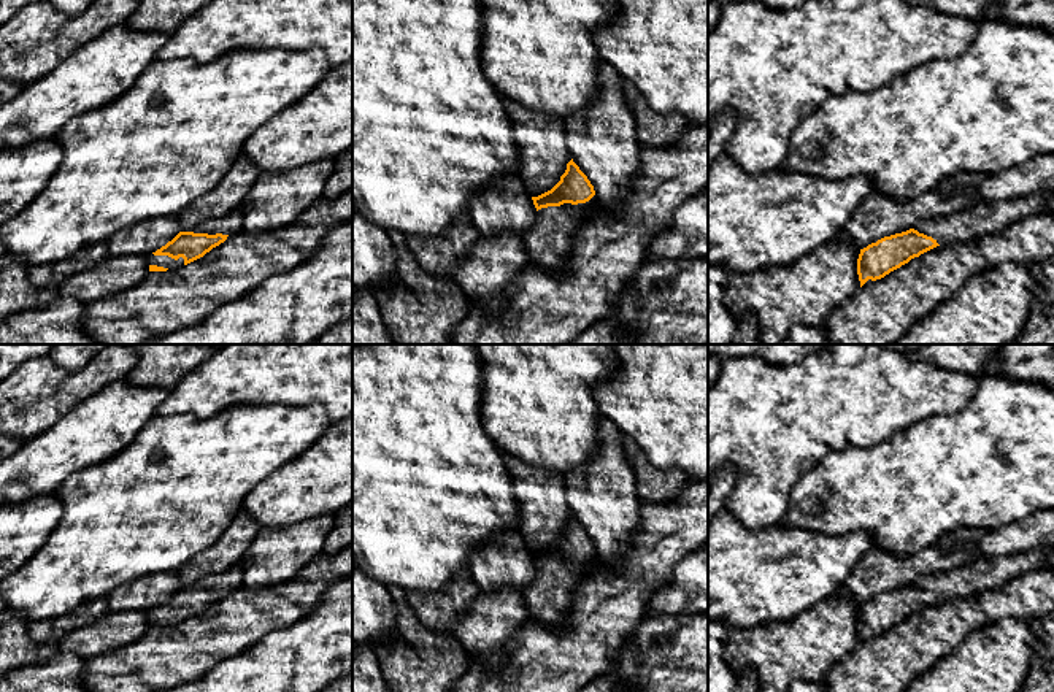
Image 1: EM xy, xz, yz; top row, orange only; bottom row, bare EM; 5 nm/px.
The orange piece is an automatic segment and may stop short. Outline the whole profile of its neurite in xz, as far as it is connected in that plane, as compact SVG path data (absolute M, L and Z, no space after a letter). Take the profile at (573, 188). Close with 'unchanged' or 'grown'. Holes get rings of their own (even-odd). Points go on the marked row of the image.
M573 159L560 181L548 192L532 197L537 208L535 229L524 238L529 257L540 270L559 273L571 256L571 233L594 208L594 186Z | grown

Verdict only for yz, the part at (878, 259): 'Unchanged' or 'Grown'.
Grown

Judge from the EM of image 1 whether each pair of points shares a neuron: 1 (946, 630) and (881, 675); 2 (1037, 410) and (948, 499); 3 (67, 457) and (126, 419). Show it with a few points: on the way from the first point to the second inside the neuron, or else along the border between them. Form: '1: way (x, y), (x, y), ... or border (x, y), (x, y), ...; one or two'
1: way (930, 634), (897, 659); one
2: way (1015, 432), (970, 476); one
3: way (81, 443), (111, 419); one

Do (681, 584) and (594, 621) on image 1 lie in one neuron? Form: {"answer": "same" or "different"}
{"answer": "different"}

